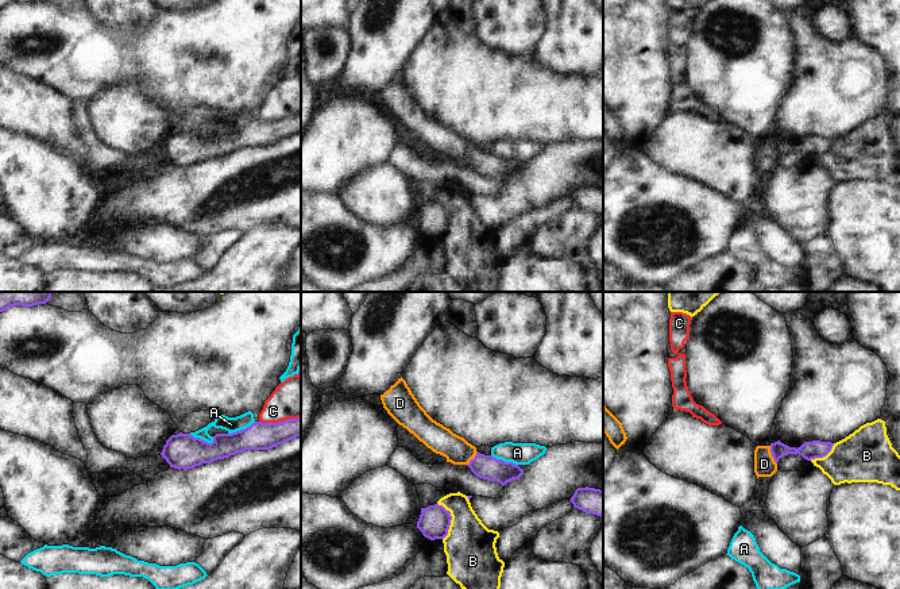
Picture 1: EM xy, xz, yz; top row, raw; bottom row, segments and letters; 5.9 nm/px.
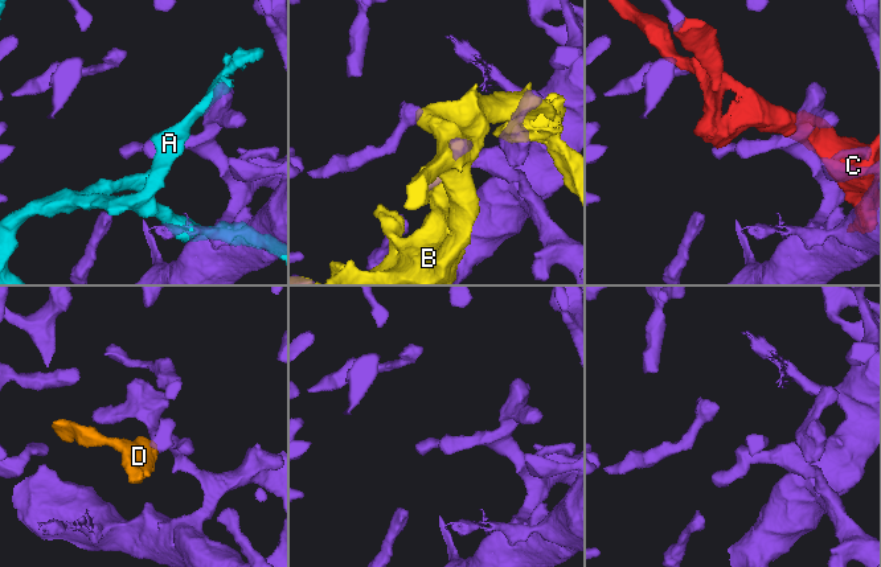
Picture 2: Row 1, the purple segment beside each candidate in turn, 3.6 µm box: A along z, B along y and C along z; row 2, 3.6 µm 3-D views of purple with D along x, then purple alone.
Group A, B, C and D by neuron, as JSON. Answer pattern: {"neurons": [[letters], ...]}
{"neurons": [["A"], ["B"], ["C"], ["D"]]}

